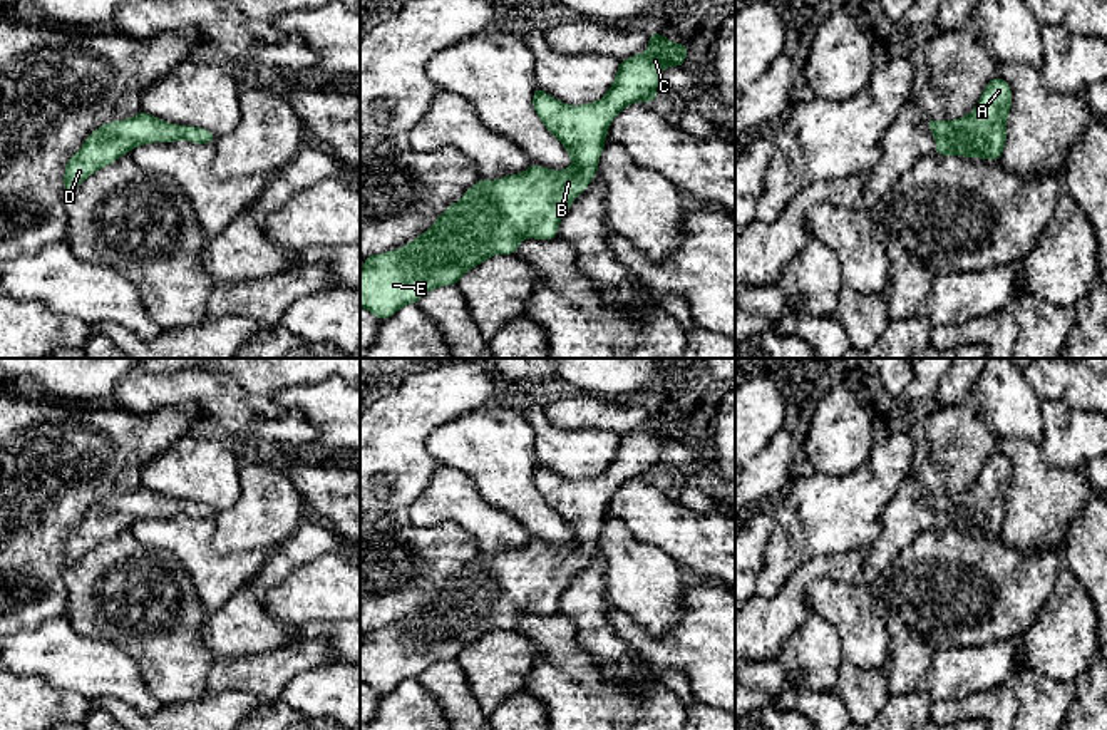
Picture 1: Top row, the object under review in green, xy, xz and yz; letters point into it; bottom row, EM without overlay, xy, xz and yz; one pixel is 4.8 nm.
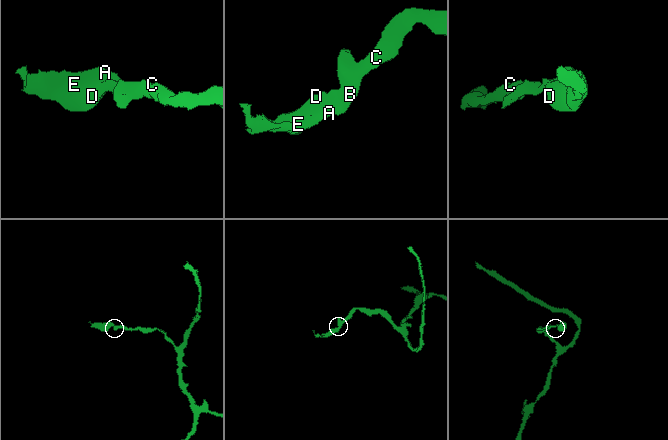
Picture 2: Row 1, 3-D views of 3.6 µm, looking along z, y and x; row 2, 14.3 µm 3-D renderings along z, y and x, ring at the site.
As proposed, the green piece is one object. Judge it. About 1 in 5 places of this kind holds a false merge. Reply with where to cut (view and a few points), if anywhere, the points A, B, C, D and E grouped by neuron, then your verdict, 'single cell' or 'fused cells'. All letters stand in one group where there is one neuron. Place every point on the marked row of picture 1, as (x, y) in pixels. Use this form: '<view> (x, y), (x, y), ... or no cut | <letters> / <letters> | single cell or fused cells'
no cut | A B C D E | single cell

